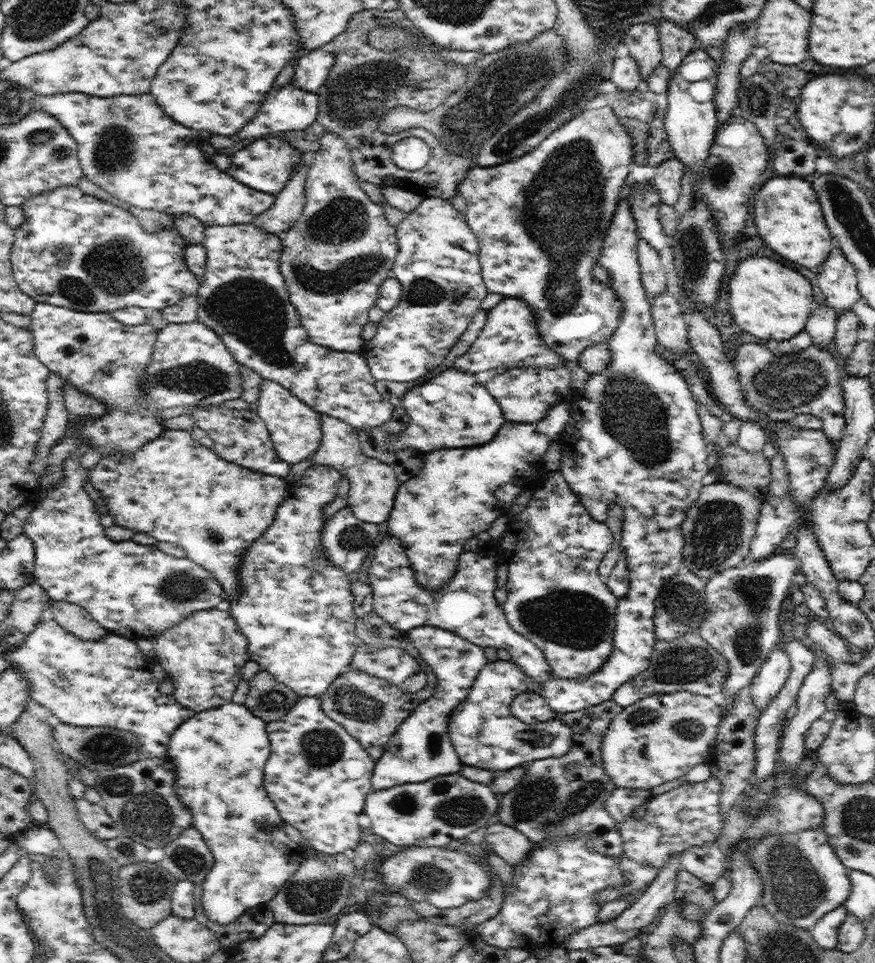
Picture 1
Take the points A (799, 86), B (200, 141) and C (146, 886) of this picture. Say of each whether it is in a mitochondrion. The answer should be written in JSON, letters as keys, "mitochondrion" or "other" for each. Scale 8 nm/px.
{"A":"other","B":"other","C":"mitochondrion"}

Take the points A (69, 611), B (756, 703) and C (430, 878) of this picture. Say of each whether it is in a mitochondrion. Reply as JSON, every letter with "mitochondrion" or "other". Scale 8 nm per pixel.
{"A":"other","B":"other","C":"mitochondrion"}

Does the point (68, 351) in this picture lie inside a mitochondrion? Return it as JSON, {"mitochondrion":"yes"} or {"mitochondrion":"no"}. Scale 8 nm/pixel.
{"mitochondrion":"no"}

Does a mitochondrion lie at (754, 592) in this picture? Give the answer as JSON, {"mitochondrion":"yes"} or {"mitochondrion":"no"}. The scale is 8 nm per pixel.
{"mitochondrion":"yes"}

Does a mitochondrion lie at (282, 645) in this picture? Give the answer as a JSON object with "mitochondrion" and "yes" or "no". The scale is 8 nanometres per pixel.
{"mitochondrion":"no"}

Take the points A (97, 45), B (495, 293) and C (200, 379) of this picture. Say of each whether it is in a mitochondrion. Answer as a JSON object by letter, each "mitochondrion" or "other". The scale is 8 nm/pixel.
{"A":"other","B":"other","C":"mitochondrion"}

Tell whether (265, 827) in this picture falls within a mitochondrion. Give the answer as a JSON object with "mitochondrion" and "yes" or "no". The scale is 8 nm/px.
{"mitochondrion":"no"}

